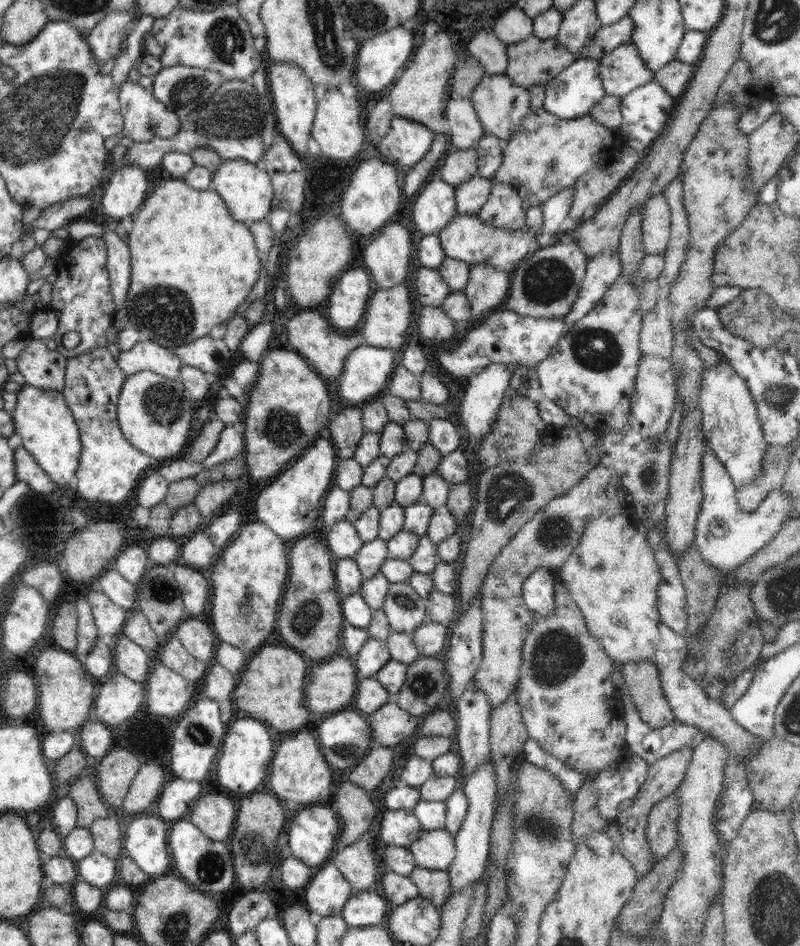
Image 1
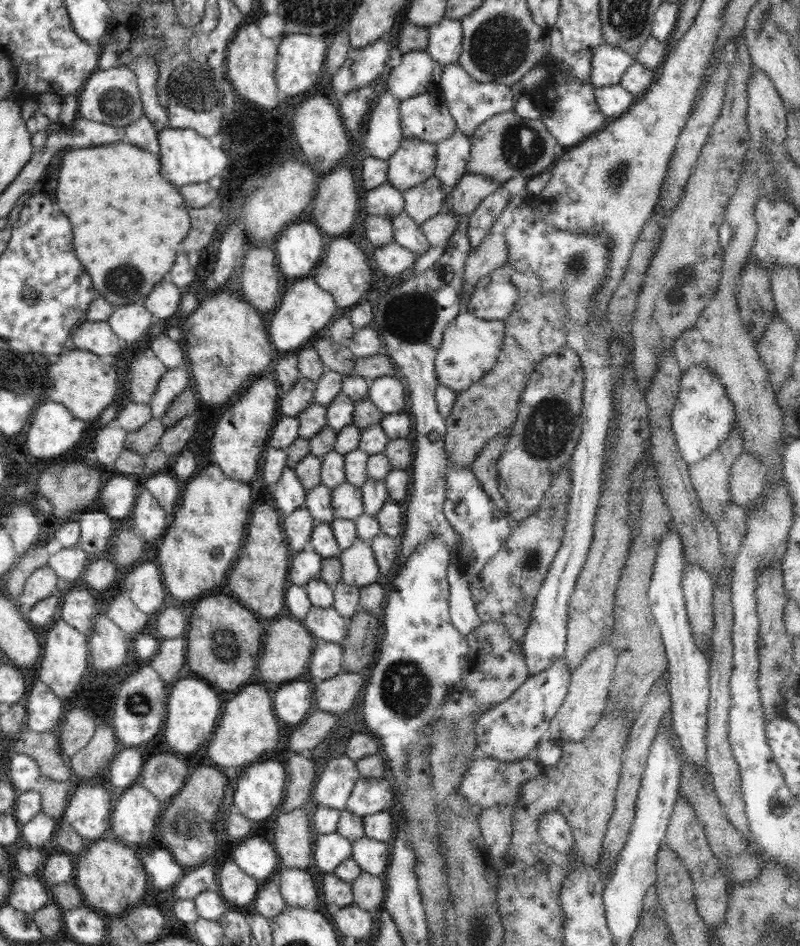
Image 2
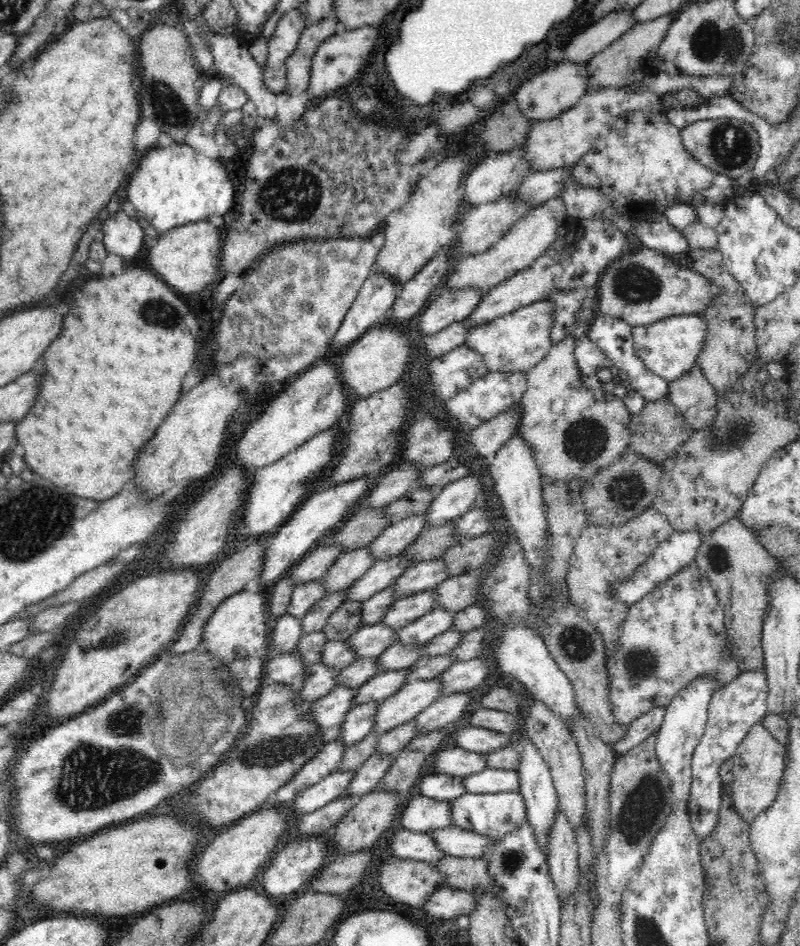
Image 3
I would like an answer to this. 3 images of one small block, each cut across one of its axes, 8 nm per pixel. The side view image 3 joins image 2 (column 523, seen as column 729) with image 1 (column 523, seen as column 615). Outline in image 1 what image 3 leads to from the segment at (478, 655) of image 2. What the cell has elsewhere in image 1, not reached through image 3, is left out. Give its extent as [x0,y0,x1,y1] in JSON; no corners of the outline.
[516,569,626,776]

